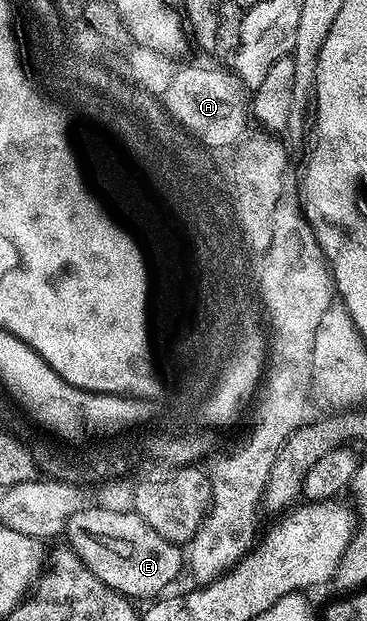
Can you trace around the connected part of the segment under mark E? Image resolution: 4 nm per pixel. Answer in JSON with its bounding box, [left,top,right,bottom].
[68,511,184,598]

